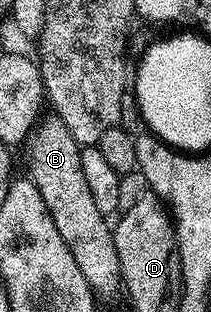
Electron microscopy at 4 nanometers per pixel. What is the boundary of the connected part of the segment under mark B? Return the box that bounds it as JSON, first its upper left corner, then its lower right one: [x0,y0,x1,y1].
[27,113,122,295]

